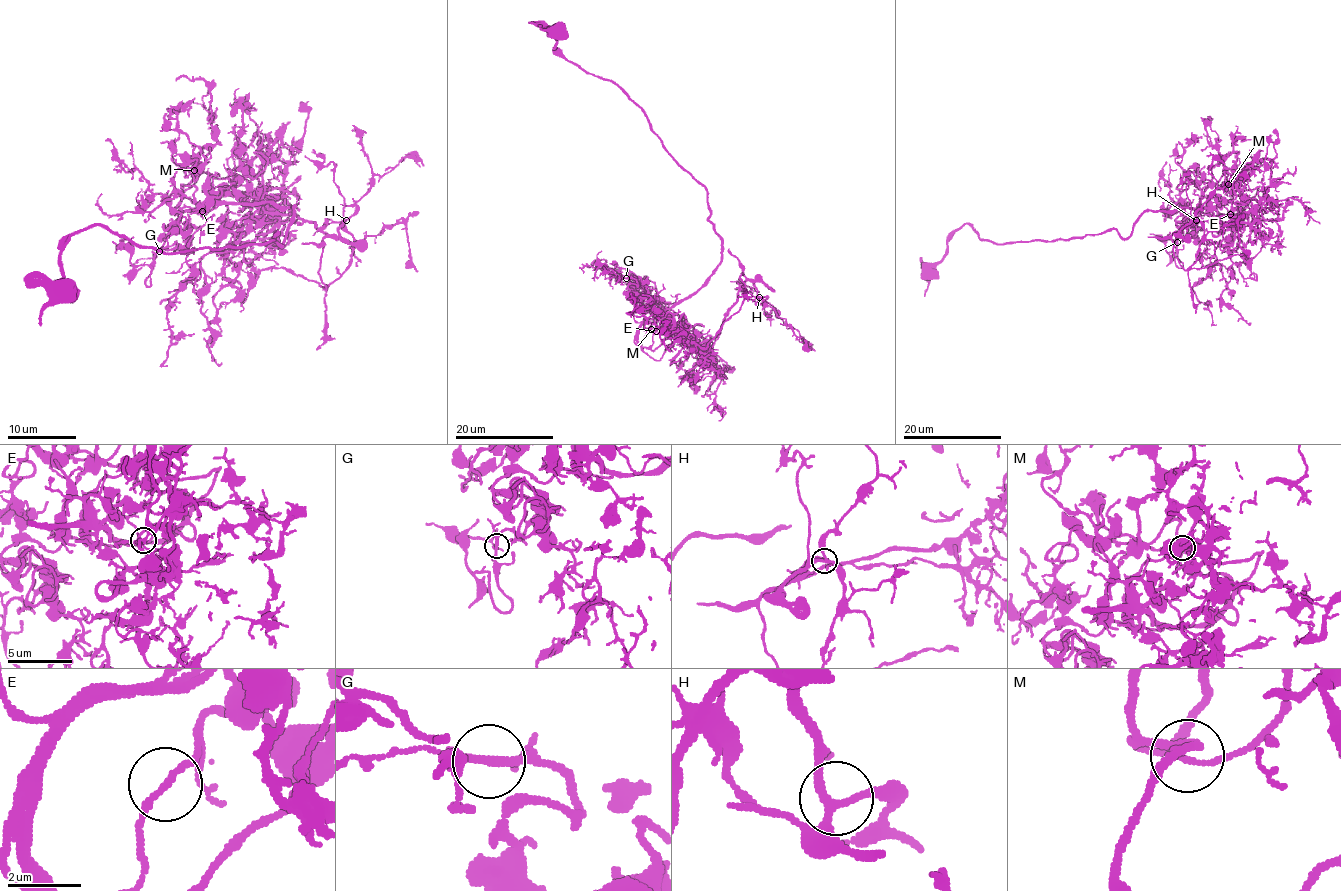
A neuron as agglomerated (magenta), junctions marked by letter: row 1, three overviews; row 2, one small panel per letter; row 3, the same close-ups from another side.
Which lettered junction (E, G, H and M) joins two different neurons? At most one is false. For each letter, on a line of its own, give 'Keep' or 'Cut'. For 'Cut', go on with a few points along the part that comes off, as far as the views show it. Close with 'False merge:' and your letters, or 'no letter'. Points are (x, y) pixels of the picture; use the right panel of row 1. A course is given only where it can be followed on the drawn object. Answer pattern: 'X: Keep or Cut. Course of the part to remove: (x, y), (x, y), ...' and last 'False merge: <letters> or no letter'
E: Cut. Course of the part to remove: (1230, 214), (1219, 197), (1241, 186), (1240, 214), (1172, 235), (1184, 270), (1249, 261), (1263, 246)
G: Keep
H: Keep
M: Keep
False merge: E

